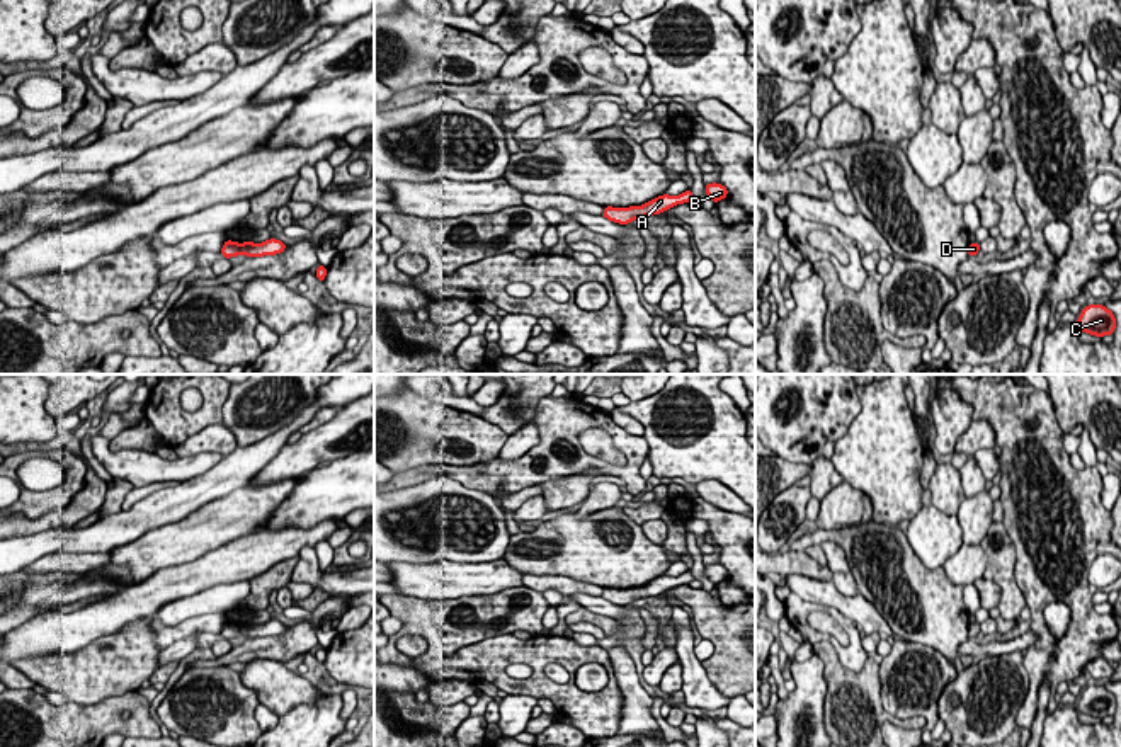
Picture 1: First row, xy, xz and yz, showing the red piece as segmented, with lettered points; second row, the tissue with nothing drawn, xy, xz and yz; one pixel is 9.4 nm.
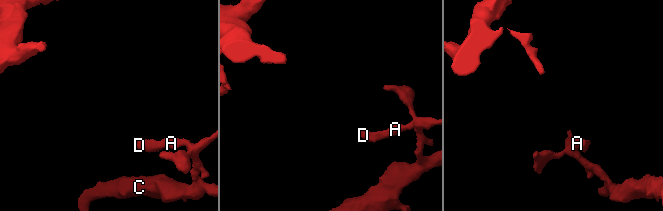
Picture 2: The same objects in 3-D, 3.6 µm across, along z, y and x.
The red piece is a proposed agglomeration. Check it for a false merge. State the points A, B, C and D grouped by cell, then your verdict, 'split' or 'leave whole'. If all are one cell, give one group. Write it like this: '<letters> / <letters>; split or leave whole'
A B C D; leave whole

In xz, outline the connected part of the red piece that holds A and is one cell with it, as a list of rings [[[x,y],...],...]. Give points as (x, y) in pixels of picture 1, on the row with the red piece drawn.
[[[687,189],[686,192],[679,196],[669,196],[669,194],[657,196],[655,199],[641,206],[629,206],[629,208],[606,206],[602,211],[602,216],[612,223],[619,223],[626,226],[628,223],[634,220],[665,213],[669,208],[689,202],[692,199],[694,199],[694,194],[691,189]]]

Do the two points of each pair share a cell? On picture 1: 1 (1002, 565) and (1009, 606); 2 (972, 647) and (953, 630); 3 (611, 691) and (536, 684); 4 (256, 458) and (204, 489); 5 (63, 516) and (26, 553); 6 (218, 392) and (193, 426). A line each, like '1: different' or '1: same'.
1: same
2: different
3: same
4: same
5: different
6: same

